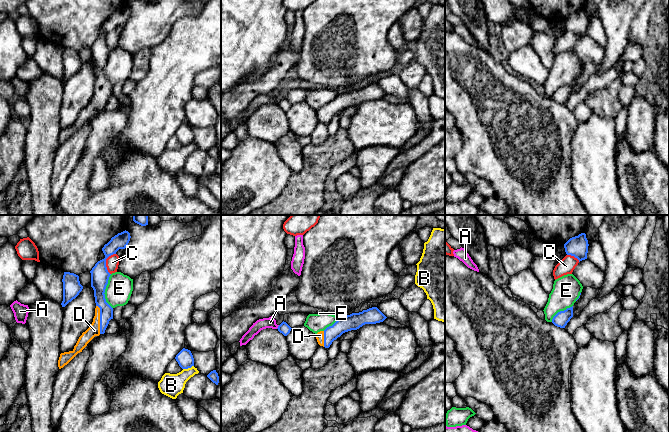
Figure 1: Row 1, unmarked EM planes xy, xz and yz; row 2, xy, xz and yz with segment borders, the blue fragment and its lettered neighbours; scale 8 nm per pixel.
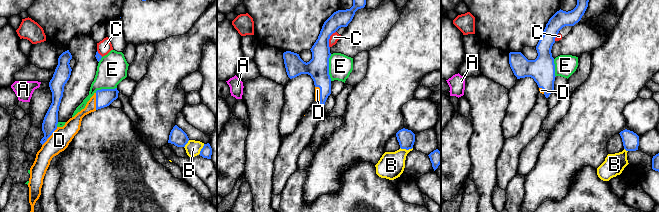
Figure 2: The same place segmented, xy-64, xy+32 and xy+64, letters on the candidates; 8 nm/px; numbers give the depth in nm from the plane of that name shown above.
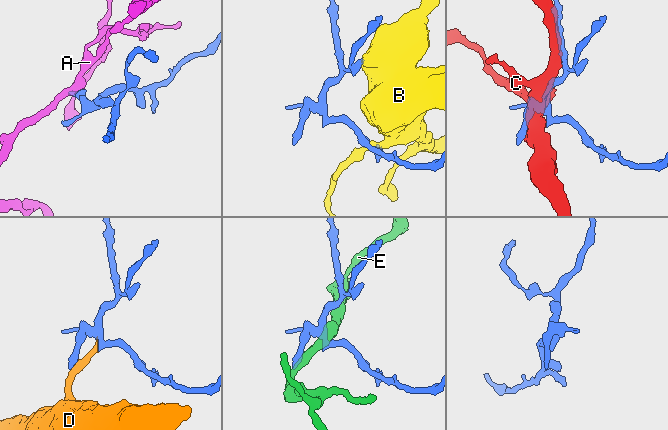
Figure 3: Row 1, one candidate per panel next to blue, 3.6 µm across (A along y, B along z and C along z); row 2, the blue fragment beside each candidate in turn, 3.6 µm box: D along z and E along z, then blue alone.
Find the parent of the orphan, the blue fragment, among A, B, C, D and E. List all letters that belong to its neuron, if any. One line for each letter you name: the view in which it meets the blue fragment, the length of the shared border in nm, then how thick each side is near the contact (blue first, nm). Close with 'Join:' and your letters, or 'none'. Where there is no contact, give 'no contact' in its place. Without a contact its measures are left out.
D: contact in xy; length 240 nm; calibres 110 and 100 nm
Join: D

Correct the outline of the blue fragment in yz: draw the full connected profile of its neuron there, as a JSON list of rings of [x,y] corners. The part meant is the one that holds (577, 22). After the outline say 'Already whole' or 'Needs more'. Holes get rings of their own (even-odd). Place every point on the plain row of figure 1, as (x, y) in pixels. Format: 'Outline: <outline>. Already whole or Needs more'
Outline: [[[585,9],[570,14],[565,20],[565,28],[567,31],[574,32],[580,37],[587,35],[588,16]]]. Already whole

